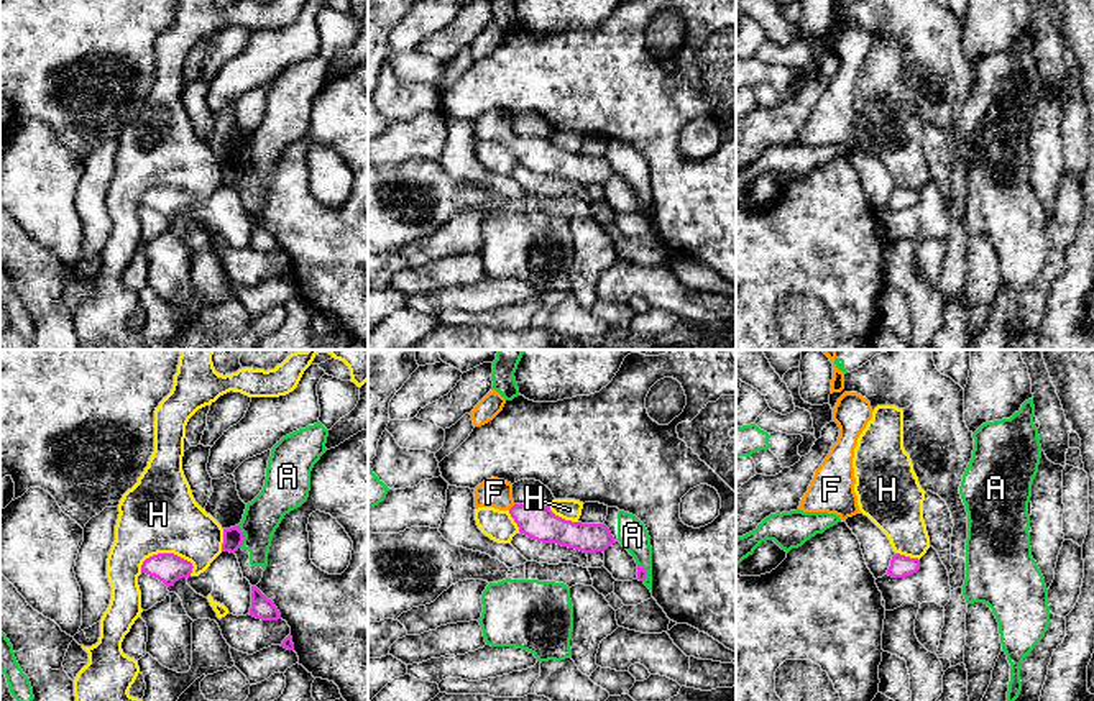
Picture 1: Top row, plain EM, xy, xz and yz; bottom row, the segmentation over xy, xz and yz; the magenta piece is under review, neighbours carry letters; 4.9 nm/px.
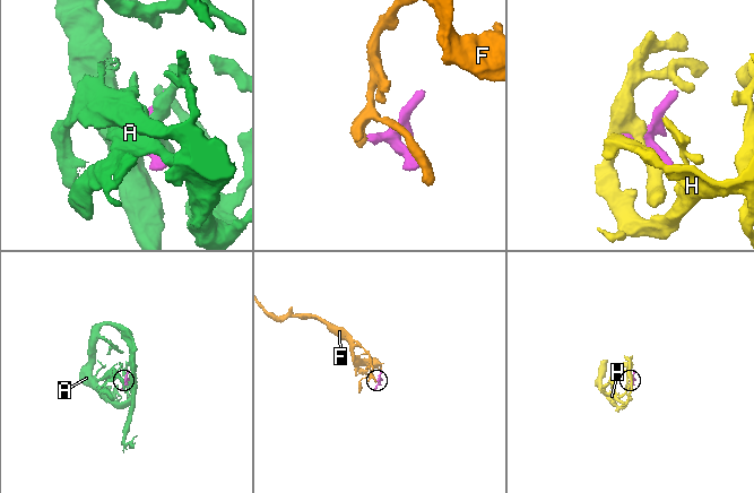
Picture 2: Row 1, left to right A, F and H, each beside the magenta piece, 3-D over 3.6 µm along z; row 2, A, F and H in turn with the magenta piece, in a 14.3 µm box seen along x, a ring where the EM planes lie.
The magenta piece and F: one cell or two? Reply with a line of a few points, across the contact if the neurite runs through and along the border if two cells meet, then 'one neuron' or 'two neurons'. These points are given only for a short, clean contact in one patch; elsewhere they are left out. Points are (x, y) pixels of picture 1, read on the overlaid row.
xz (536, 521), (513, 506), (495, 493) | one neuron

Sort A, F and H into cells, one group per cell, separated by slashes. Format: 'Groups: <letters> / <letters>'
Groups: A / F / H

